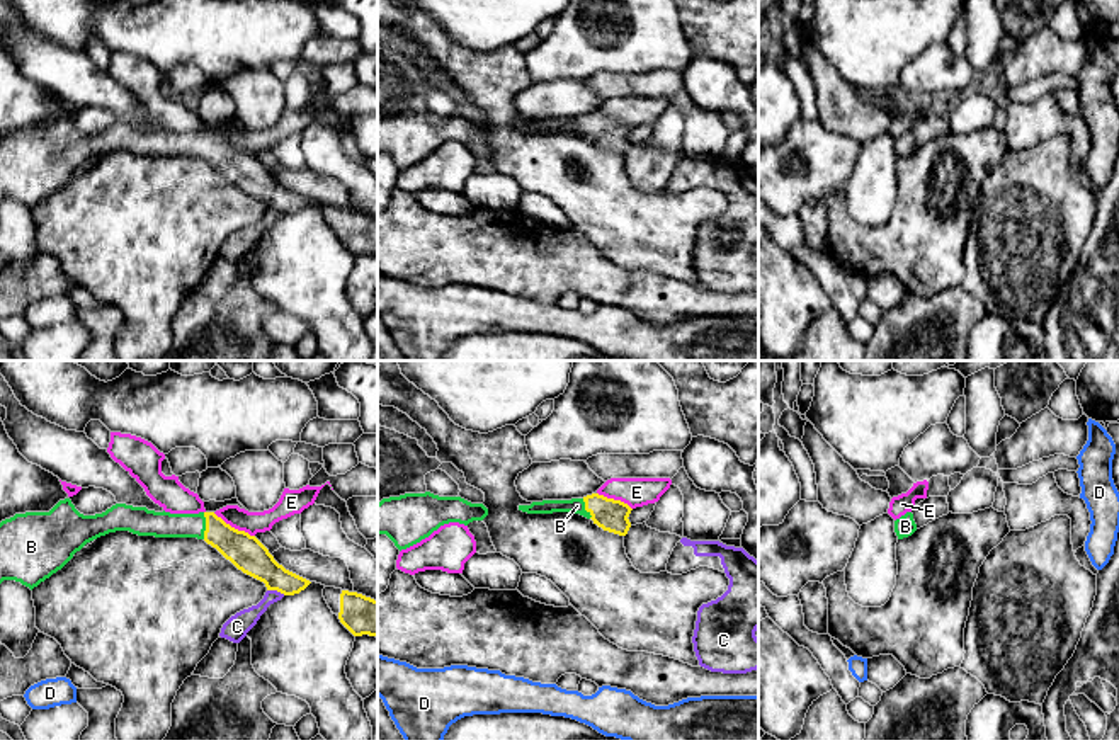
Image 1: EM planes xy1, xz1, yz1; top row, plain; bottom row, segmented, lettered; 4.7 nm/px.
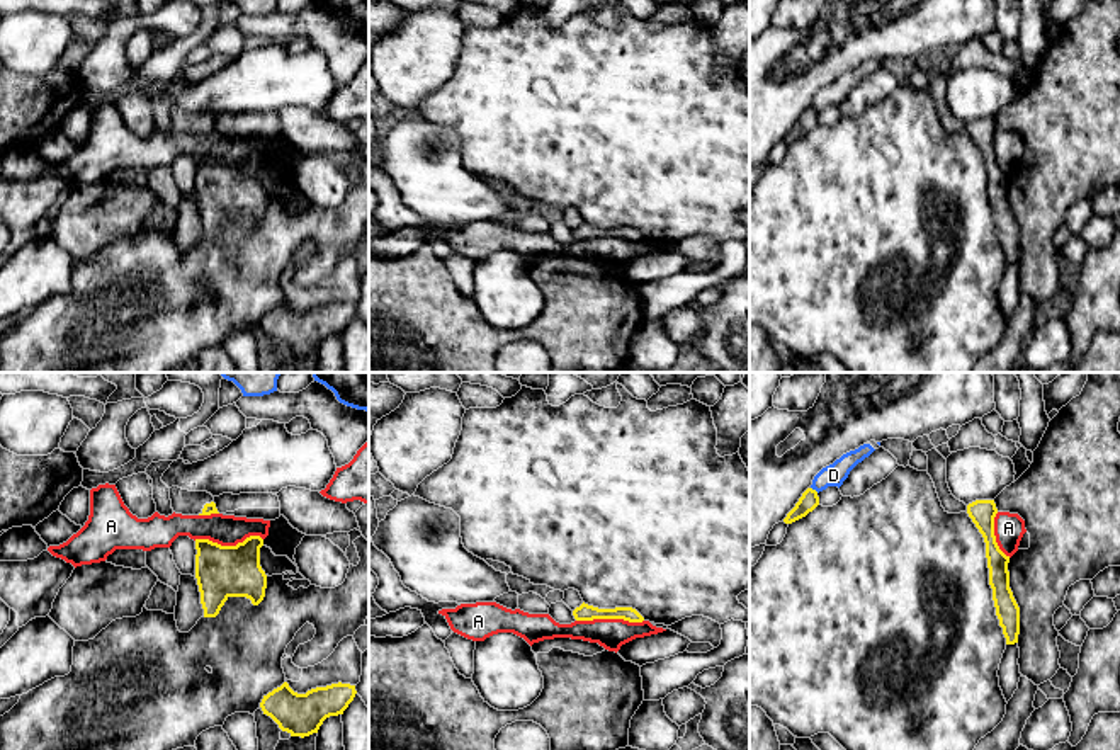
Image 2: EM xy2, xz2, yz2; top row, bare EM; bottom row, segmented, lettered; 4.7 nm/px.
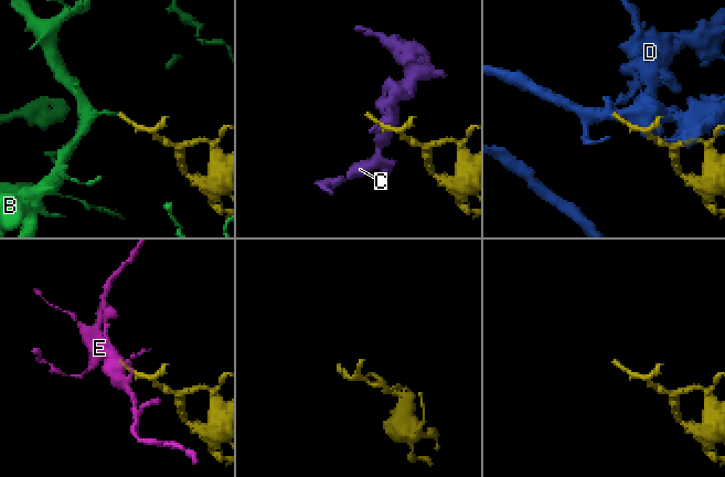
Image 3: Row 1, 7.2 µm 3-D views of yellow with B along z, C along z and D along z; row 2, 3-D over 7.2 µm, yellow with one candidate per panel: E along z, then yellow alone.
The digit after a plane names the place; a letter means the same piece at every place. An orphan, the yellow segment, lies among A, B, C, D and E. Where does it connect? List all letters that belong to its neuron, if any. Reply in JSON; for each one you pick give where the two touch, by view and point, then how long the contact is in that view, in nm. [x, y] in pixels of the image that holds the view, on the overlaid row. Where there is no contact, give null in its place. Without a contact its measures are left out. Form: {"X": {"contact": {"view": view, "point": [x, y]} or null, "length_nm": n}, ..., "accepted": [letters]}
{"B": {"contact": {"view": "xy1", "point": [206, 526]}, "length_nm": 130}, "accepted": ["B"]}

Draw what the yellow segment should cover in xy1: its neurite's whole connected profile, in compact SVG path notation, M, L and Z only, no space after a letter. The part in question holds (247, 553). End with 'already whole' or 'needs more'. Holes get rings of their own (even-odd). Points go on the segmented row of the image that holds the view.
M70 498L49 512L15 514L0 522L0 583L15 580L32 590L87 543L116 531L204 539L267 590L284 595L299 594L311 583L279 565L255 536L231 527L214 512L170 514L116 504L102 514L83 515Z; needs more

